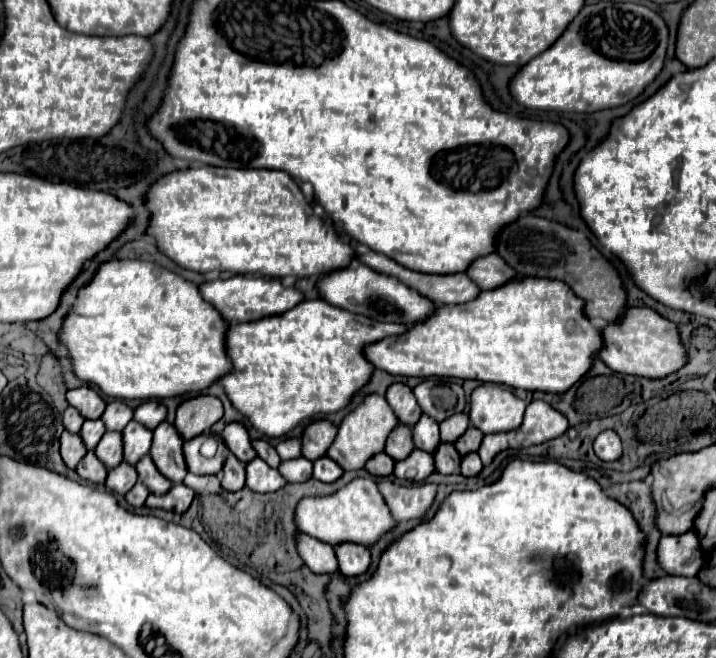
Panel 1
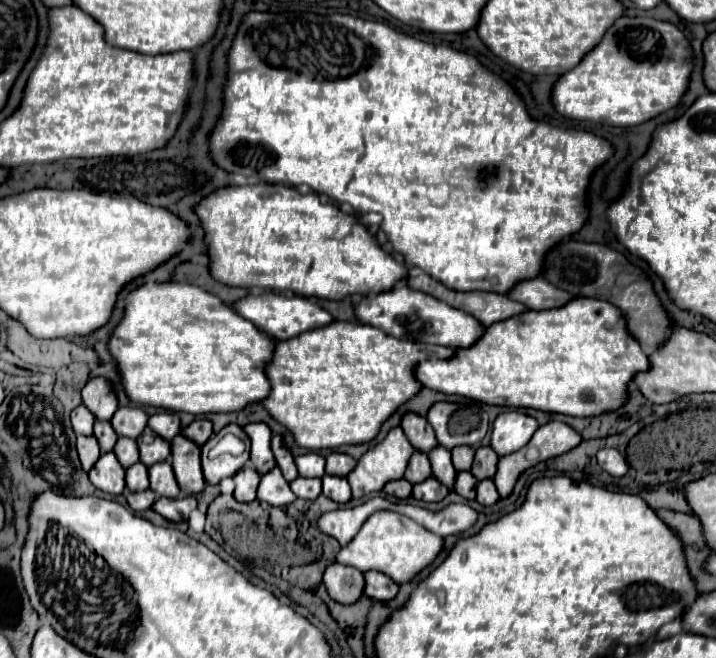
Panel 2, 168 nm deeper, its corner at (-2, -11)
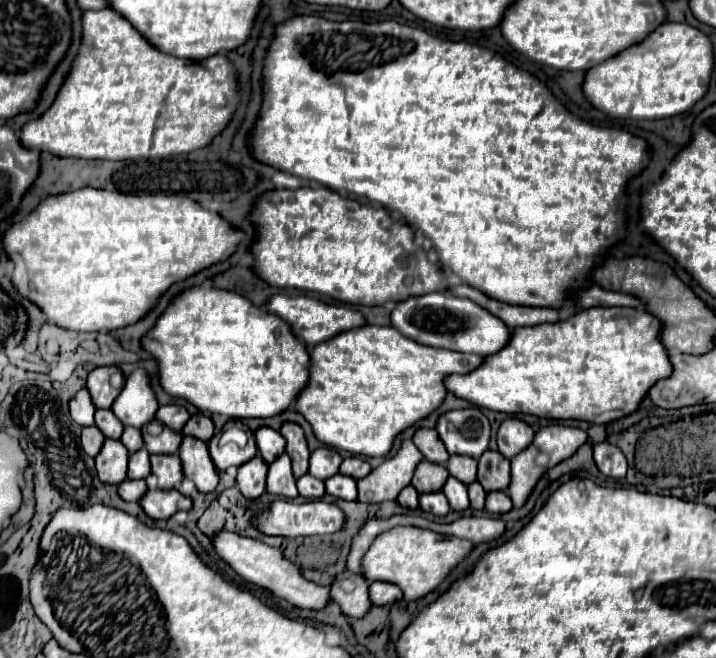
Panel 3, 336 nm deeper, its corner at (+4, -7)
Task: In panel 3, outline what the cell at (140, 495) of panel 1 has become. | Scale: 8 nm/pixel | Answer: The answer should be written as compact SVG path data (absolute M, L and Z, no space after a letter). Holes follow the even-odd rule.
M126 479L118 485L118 495L124 499L124 501L140 501L140 497L146 493L146 483L144 481L132 481L132 479Z

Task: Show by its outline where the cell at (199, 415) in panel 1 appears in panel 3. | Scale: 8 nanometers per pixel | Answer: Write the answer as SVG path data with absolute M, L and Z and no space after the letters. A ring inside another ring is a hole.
M194 415L190 417L190 421L184 425L182 429L184 435L192 435L196 439L202 439L202 441L210 441L212 435L214 435L214 423L208 415Z

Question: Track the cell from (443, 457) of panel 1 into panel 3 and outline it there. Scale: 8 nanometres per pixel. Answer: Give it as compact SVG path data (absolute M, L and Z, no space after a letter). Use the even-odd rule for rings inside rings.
M476 481L476 483L470 483L468 495L470 495L470 505L472 505L472 509L484 509L486 491L482 489L482 485L480 485L478 481Z

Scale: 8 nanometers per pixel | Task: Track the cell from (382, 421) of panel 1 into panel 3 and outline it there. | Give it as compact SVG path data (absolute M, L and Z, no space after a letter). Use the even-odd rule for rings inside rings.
M404 441L394 459L384 461L366 479L358 481L358 499L364 503L396 501L400 491L410 485L414 469L422 459L418 447L412 441Z

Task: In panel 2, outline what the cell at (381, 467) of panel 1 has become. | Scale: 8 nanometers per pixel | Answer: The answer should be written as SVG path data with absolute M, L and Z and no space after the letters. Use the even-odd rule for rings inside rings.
M394 479L394 481L388 481L382 489L386 495L394 495L398 499L406 499L410 497L410 491L412 491L412 485L406 481L406 479Z

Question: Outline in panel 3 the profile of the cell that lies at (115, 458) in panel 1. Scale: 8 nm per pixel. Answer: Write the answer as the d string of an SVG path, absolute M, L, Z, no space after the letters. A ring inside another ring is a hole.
M126 427L124 433L122 433L122 439L120 439L120 441L126 445L126 449L128 449L130 453L134 453L134 451L138 451L138 449L144 447L142 431L136 429L136 427Z

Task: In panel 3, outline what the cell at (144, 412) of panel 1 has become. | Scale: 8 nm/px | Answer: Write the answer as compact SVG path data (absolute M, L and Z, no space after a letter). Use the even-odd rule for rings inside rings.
M164 405L164 407L158 409L156 419L162 421L164 425L172 427L174 431L182 431L184 423L190 419L190 413L180 405Z

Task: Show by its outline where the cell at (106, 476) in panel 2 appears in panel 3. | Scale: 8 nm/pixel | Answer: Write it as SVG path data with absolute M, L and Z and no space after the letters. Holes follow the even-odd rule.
M106 439L96 457L96 471L104 483L122 483L128 471L128 449L116 439Z

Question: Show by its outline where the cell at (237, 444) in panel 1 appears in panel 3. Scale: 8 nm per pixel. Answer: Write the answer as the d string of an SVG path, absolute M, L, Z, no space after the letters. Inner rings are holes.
M260 427L256 431L256 443L258 443L260 455L262 455L262 459L266 459L266 463L272 463L286 449L286 439L270 427Z

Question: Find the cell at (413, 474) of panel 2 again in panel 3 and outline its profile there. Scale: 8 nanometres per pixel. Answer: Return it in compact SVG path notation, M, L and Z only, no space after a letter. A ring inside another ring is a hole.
M422 461L416 467L412 485L416 487L418 493L436 493L436 491L442 491L448 477L450 477L450 473L446 471L444 465Z

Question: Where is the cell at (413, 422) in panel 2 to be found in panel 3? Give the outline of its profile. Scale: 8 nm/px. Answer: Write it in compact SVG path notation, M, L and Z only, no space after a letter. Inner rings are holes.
M418 429L414 435L414 445L422 451L426 461L444 465L450 457L444 443L440 441L440 435L436 429Z

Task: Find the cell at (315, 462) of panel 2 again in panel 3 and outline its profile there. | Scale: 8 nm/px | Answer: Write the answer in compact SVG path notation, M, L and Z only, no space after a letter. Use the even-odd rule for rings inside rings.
M320 447L310 457L310 475L318 477L318 479L328 479L328 477L338 473L342 461L344 459L336 449Z

